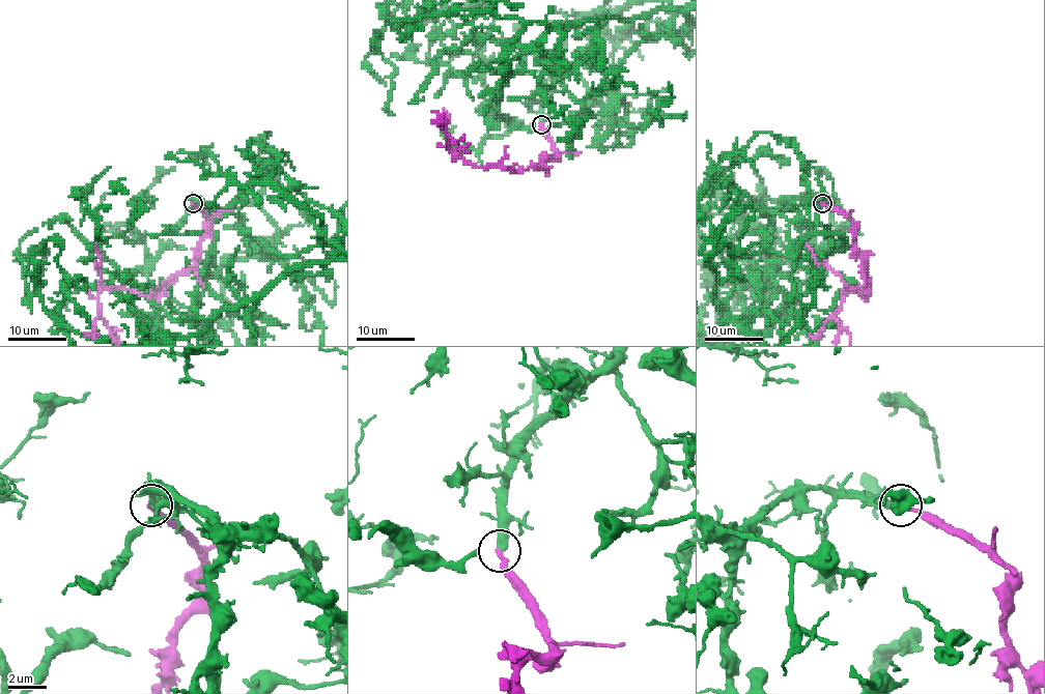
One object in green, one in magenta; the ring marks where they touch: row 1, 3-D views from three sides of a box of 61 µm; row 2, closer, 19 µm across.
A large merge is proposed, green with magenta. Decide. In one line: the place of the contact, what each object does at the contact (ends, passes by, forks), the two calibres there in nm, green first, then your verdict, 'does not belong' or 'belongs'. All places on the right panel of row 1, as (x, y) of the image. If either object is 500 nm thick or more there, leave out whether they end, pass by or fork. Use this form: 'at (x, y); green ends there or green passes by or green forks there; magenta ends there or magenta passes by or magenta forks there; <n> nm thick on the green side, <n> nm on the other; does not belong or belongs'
at (822, 203); green ends there; magenta ends there; 440 nm thick on the green side, 240 nm on the other; belongs

